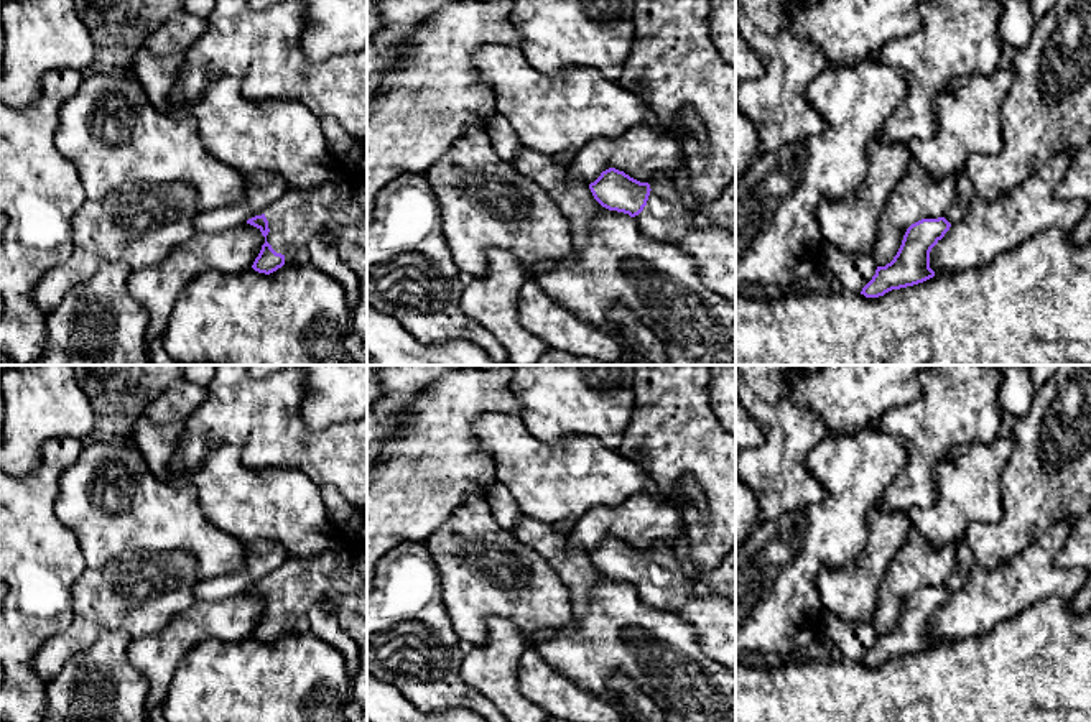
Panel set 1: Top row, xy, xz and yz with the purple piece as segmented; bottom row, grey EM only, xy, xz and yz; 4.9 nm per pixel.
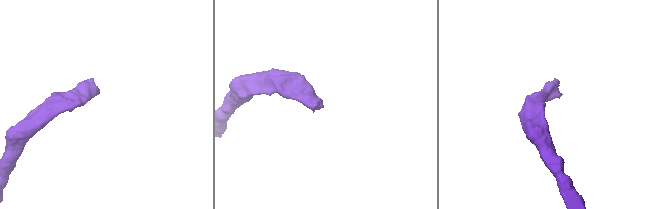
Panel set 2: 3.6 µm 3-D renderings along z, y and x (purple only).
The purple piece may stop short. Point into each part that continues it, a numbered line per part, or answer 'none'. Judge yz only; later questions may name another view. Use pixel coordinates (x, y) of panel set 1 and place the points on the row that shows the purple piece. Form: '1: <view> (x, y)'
none

